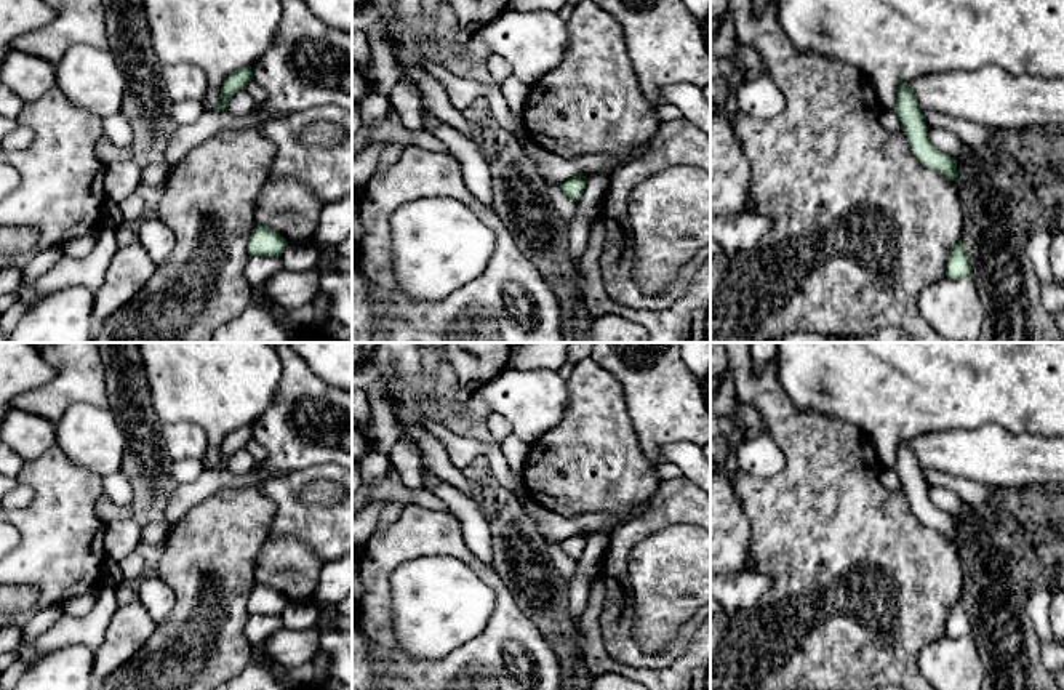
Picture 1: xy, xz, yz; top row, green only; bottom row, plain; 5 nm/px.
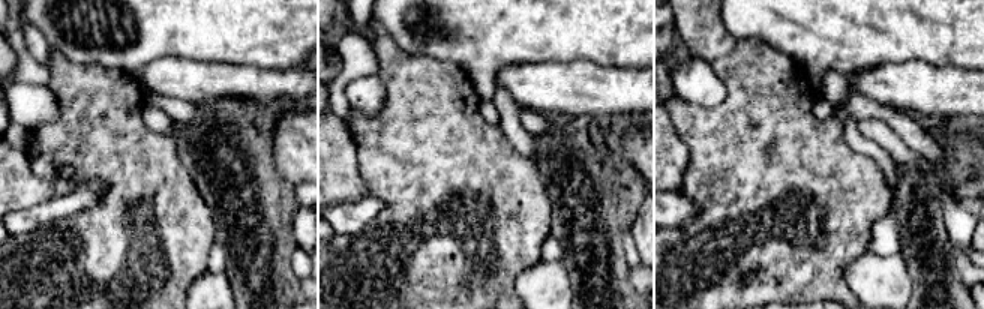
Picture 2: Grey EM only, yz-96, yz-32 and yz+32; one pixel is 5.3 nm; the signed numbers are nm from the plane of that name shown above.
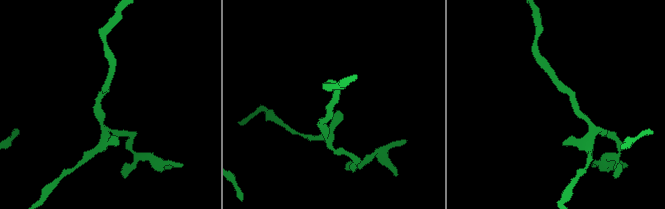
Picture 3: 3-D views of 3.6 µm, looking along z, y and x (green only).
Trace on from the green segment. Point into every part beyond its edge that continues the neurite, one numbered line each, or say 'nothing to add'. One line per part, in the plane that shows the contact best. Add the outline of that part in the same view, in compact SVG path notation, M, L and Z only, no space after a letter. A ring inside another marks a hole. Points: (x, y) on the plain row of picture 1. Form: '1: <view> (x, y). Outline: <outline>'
nothing to add

